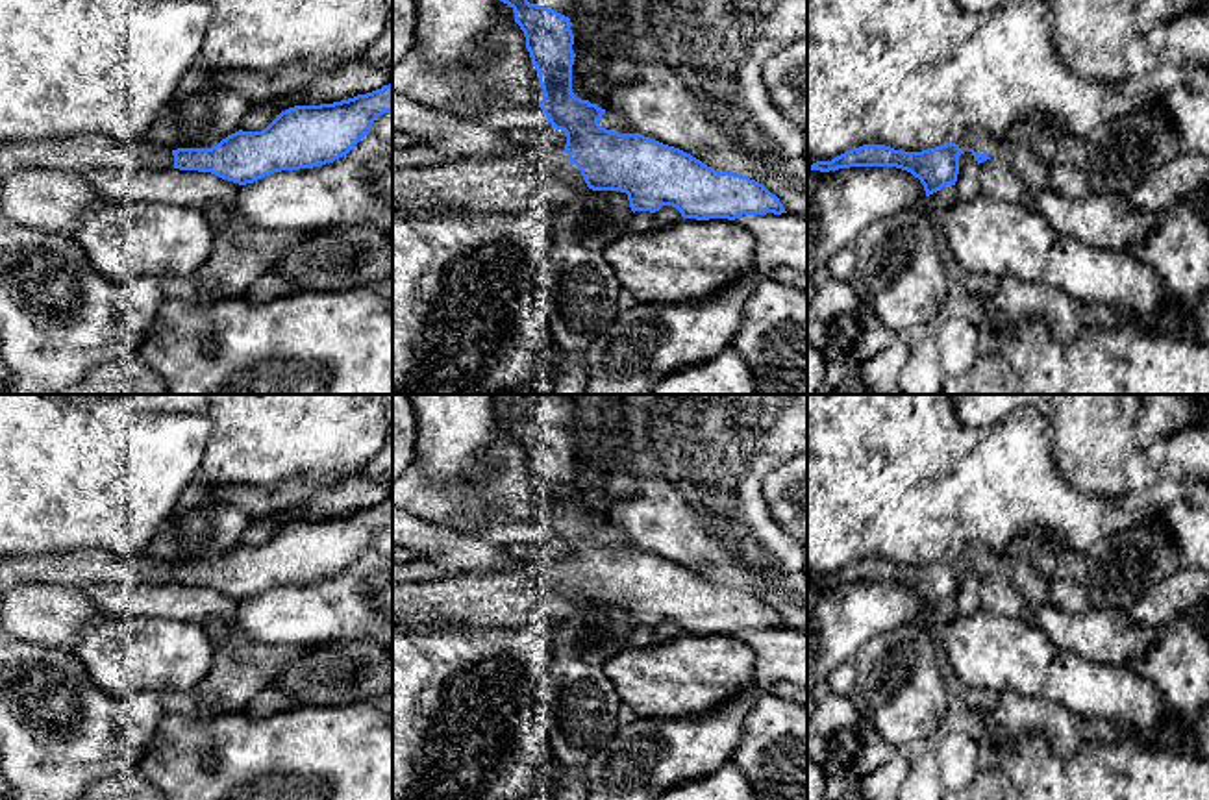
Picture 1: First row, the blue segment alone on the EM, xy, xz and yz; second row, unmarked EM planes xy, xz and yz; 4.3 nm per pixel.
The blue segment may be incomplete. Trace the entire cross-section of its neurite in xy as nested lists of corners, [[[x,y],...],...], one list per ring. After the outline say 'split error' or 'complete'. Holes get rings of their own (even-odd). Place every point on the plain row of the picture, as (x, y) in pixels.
[[[393,496],[348,515],[294,520],[261,546],[235,546],[211,563],[159,563],[146,554],[115,556],[104,548],[65,554],[0,556],[0,593],[20,583],[87,587],[180,583],[211,587],[246,600],[281,585],[313,583],[346,570],[372,537],[393,526]]]; split error

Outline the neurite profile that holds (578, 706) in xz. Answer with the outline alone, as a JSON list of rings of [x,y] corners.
[[[592,604],[574,609],[552,628],[552,670],[537,691],[535,713],[550,750],[572,776],[581,776],[587,761],[618,730],[622,700],[604,669],[611,657],[628,648],[631,631],[626,607]]]

